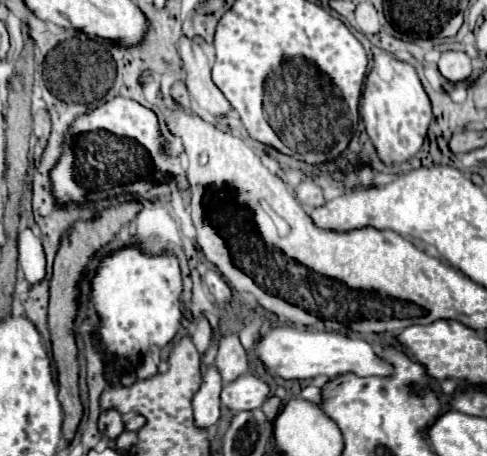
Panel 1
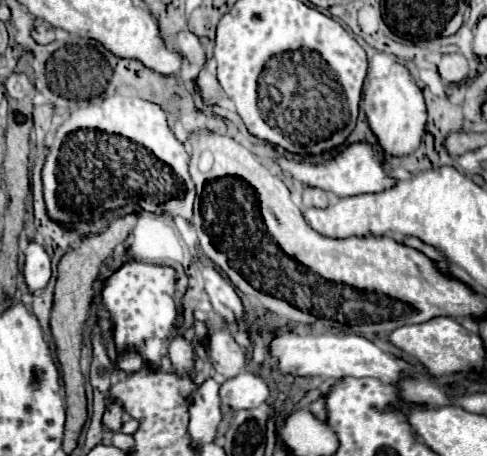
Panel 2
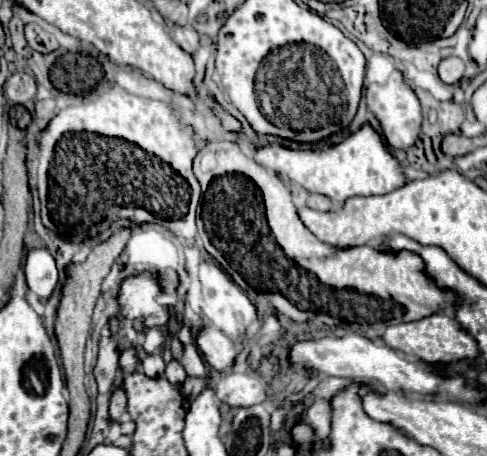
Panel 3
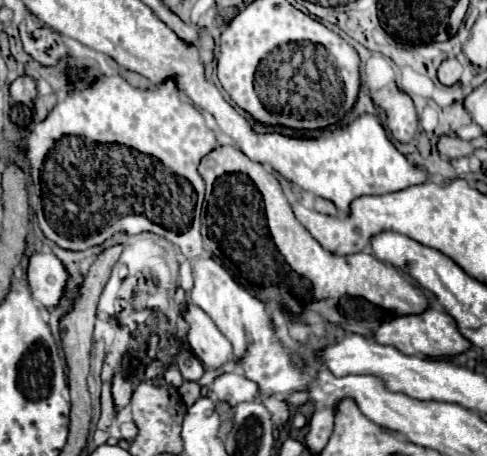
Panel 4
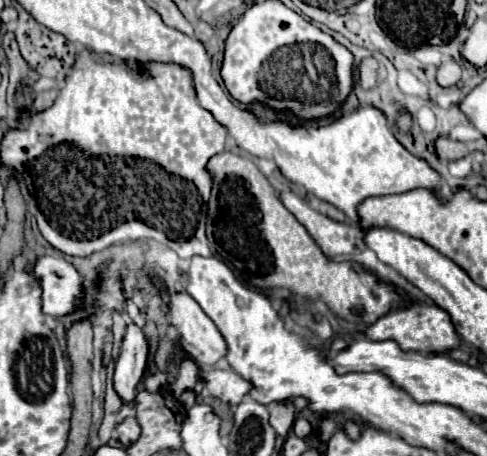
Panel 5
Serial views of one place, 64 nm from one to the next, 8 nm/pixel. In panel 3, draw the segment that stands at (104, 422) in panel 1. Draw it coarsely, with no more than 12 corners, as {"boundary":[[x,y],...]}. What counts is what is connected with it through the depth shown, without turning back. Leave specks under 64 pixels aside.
{"boundary":[[118,386],[110,400],[110,418],[118,422],[128,402],[124,388]]}

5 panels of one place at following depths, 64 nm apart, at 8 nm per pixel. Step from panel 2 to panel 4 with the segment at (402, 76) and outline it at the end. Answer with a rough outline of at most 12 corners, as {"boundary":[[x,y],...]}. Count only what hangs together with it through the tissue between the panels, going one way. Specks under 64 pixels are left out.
{"boundary":[[392,82],[372,92],[388,114],[388,132],[414,138],[418,118],[408,94]]}

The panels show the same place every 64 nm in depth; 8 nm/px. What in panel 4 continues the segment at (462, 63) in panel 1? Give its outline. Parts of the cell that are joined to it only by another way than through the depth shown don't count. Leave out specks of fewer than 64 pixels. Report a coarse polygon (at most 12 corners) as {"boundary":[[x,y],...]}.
{"boundary":[[454,58],[442,62],[438,80],[450,86],[462,74],[460,62]]}

